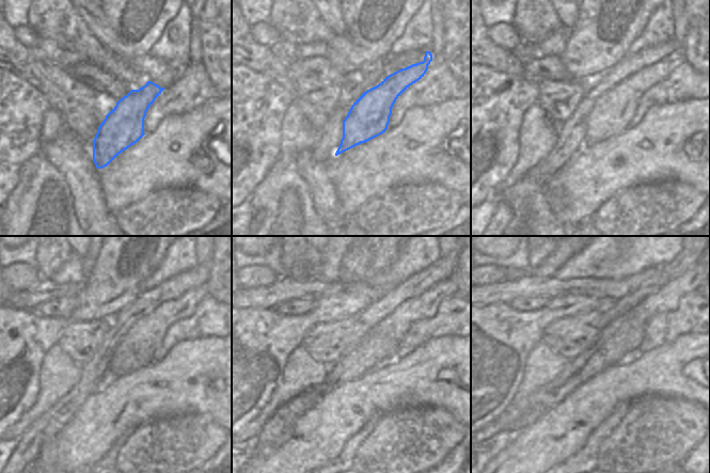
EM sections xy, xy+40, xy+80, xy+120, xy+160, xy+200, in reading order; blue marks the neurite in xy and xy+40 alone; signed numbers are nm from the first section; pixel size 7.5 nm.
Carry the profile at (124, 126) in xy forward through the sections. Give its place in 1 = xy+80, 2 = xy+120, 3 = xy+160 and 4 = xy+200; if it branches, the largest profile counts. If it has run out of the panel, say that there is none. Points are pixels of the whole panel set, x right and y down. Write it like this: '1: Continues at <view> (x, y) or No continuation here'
1: Continues at xy+80 (612, 112)
2: Continues at xy+120 (137, 348)
3: Continues at xy+160 (394, 326)
4: Continues at xy+200 (665, 299)

